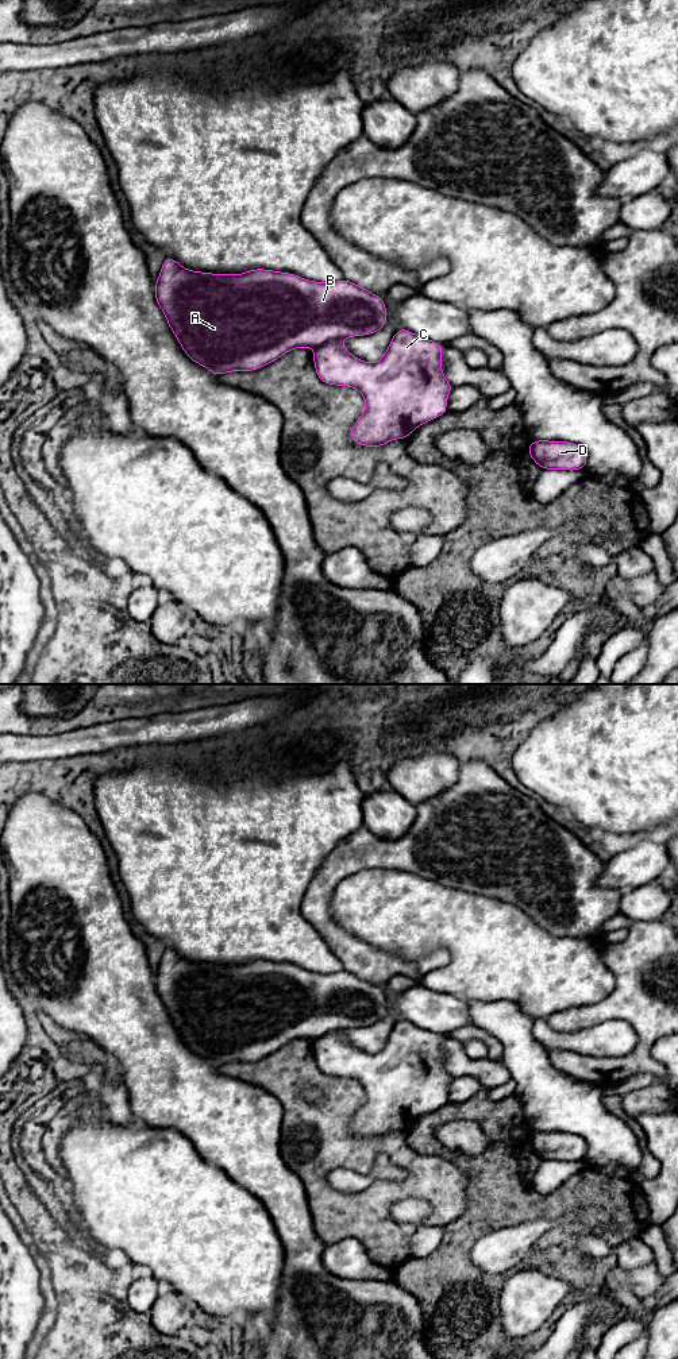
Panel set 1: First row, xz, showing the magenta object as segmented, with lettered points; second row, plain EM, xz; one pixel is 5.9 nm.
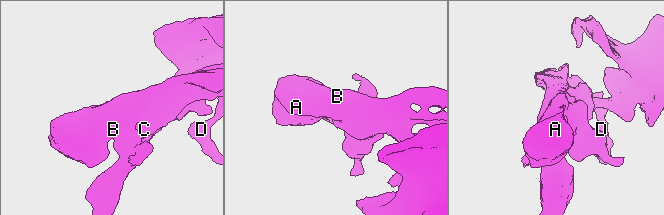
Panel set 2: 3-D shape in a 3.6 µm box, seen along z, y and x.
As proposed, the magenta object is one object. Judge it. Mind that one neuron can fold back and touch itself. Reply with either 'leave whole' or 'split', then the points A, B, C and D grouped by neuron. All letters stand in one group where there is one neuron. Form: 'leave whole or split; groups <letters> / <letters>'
leave whole; groups A B C D

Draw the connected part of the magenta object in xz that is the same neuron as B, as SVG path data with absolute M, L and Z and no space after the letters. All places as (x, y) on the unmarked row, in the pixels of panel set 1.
M166 947L154 974L154 984L185 1046L216 1067L232 1062L255 1062L294 1039L315 1038L312 1050L319 1070L325 1076L354 1078L366 1092L366 1101L348 1123L358 1136L384 1139L389 1131L408 1130L417 1117L447 1104L447 1086L454 1076L442 1063L444 1035L398 1019L382 1050L367 1054L351 1046L340 1034L344 1028L375 1024L388 1012L385 992L346 969L338 973L313 973L292 964L267 960L253 960L243 965L203 964L188 961L172 947Z

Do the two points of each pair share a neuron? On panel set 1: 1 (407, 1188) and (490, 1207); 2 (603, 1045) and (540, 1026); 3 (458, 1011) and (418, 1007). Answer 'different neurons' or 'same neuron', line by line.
1: different neurons
2: same neuron
3: same neuron

